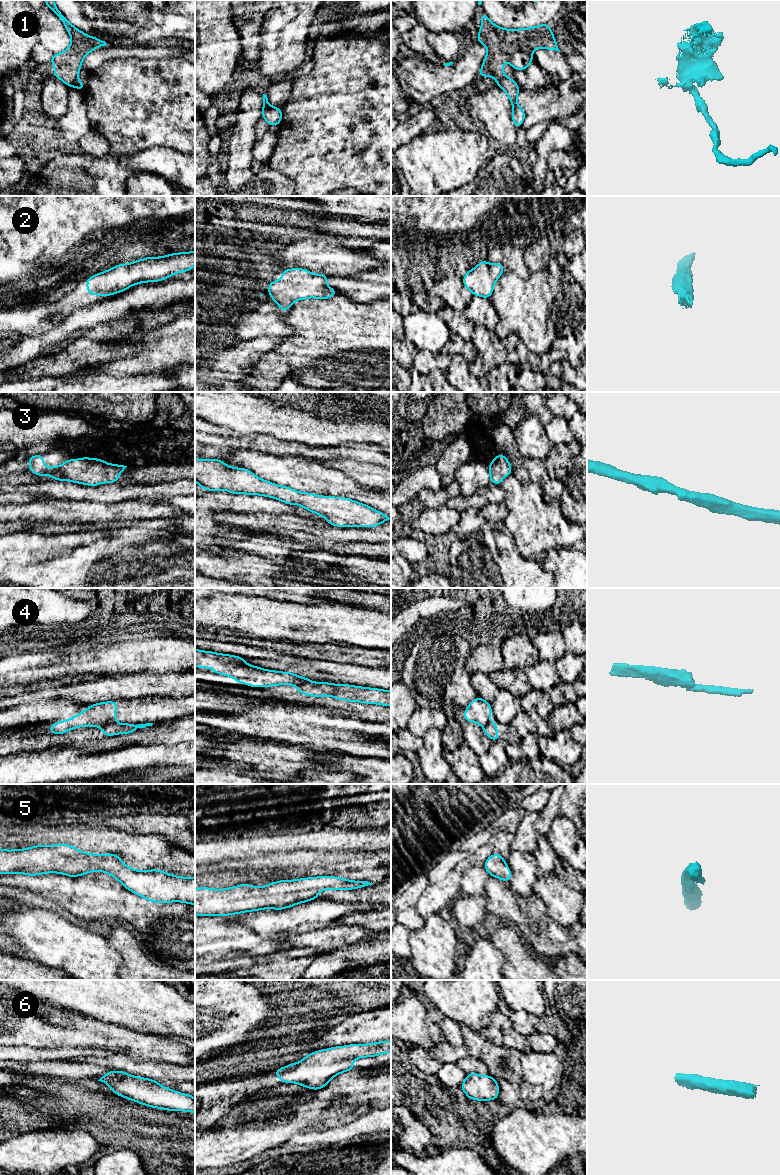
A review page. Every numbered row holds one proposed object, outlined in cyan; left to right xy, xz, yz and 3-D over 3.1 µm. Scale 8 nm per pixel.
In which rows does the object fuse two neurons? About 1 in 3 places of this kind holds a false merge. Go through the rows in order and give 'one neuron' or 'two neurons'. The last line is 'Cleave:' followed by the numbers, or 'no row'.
1: two neurons
2: one neuron
3: one neuron
4: two neurons
5: one neuron
6: one neuron
Cleave: 1, 4

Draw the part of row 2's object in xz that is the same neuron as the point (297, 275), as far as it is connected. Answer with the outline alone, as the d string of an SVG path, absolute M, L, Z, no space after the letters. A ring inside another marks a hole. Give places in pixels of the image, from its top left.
M302 268L285 269L281 280L271 280L267 289L271 301L275 301L280 310L287 311L296 300L308 298L329 299L338 291L327 286L325 274L313 274Z

